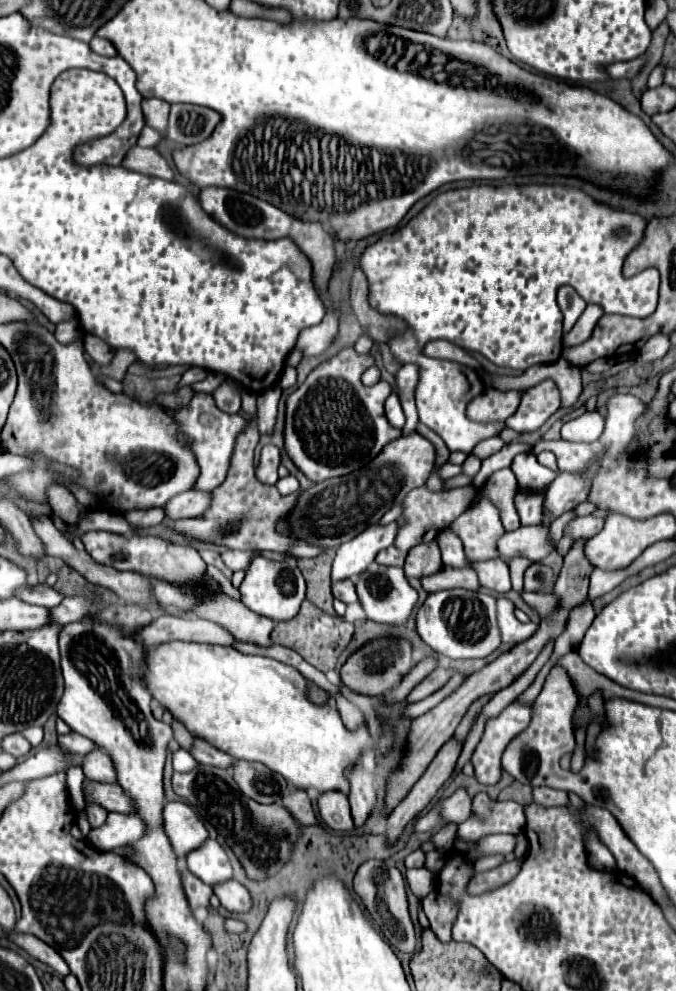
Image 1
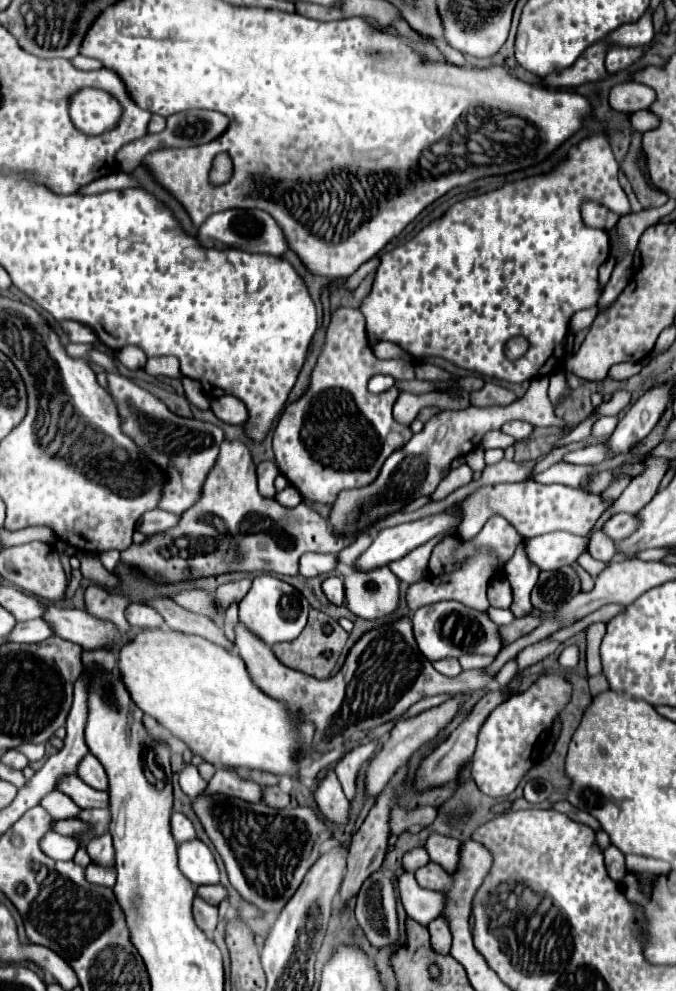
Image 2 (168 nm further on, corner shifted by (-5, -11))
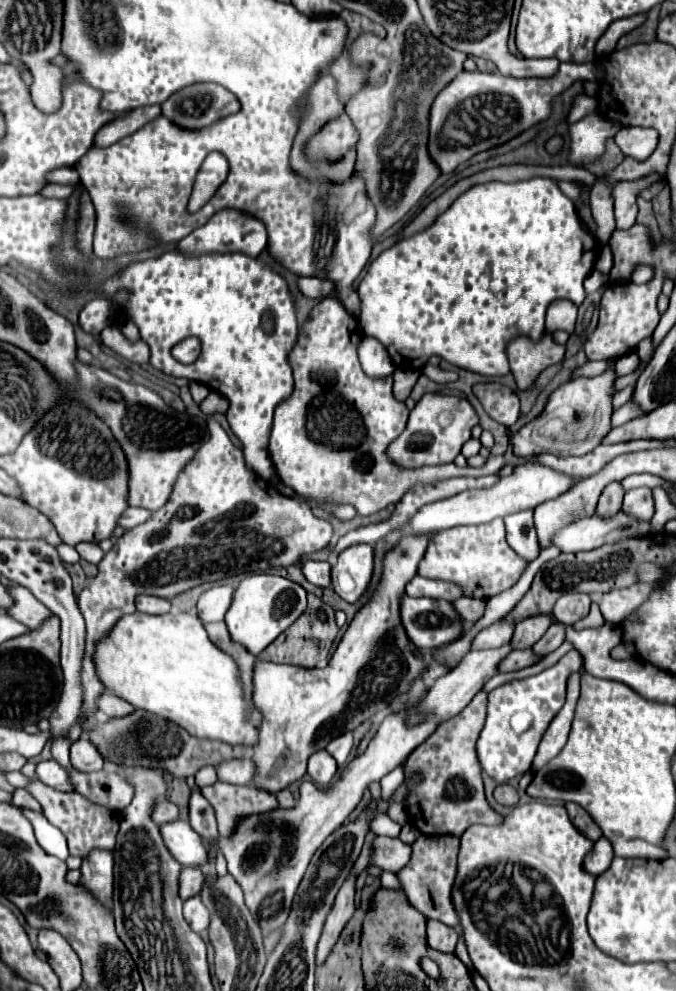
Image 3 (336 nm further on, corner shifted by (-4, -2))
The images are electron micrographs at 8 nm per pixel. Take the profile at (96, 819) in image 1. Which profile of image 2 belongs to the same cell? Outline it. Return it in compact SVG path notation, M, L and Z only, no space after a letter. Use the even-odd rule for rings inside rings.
M106 833L98 839L92 839L86 847L92 863L100 867L114 867L114 847L112 847L112 837Z

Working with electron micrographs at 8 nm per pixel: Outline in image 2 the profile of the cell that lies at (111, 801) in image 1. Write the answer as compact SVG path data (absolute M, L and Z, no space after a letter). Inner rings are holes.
M78 775L64 777L64 781L60 781L60 791L68 795L80 809L108 807L108 793L88 787Z

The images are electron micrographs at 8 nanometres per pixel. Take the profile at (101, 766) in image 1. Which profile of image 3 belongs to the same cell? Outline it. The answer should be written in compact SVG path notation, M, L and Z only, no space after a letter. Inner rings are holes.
M87 738L71 744L71 766L79 772L97 772L103 768L103 756Z

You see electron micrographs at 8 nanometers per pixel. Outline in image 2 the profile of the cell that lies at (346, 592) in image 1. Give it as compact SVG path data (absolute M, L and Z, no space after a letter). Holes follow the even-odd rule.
M328 577L322 583L322 591L334 605L344 605L344 585L340 577Z

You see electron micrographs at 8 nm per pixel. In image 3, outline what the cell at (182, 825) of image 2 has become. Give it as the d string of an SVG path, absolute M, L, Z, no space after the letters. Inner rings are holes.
M163 800L163 802L159 802L159 804L155 806L153 820L155 820L157 824L167 824L167 822L173 822L173 820L177 820L177 818L179 818L179 808L177 808L173 802Z

